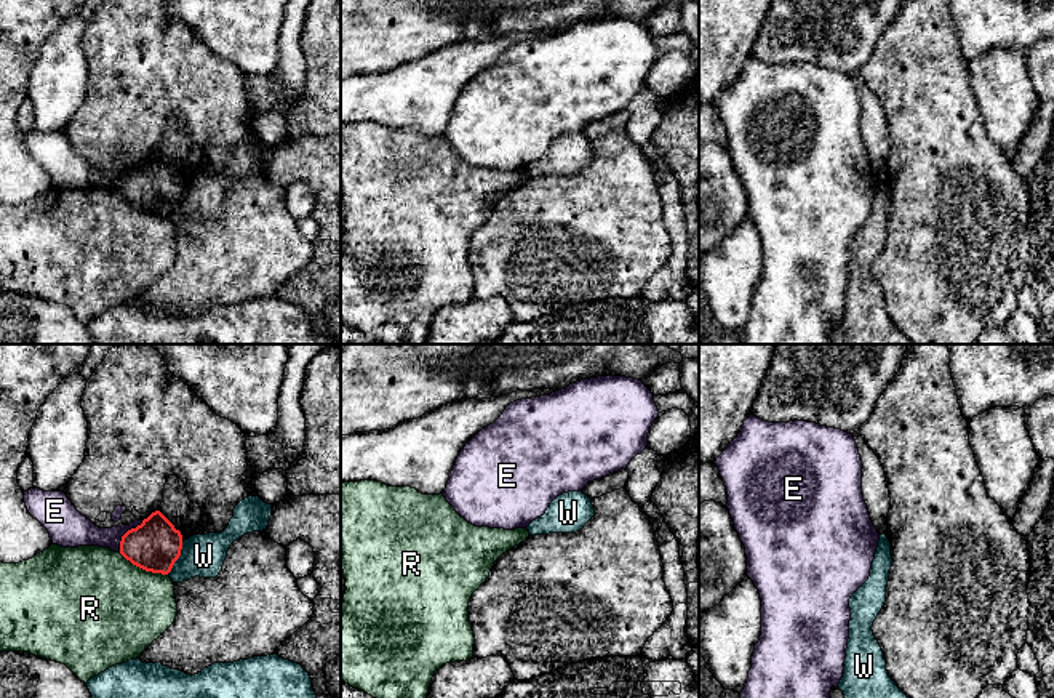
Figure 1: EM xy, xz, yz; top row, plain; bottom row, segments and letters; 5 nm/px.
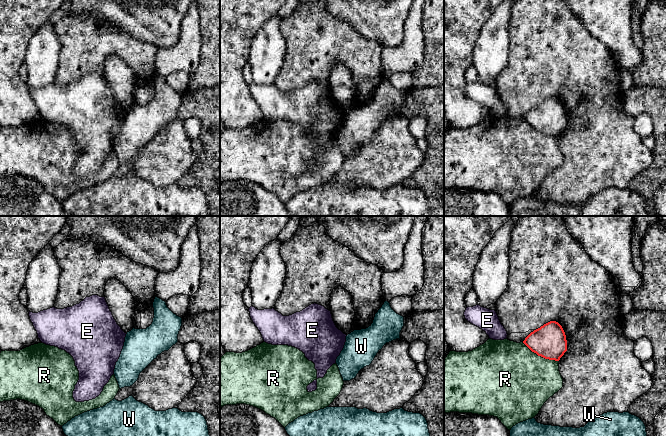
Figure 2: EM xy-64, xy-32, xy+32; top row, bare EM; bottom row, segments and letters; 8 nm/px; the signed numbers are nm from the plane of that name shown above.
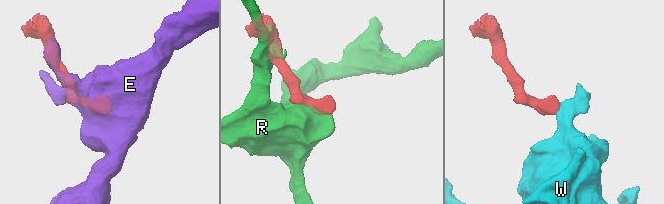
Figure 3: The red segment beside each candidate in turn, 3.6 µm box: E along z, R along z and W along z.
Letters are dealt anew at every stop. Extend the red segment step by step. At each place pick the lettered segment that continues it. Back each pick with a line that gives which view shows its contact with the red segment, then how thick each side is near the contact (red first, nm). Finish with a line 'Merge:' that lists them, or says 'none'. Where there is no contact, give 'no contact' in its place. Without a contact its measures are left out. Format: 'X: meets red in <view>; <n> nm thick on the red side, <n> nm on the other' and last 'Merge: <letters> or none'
Merge: none

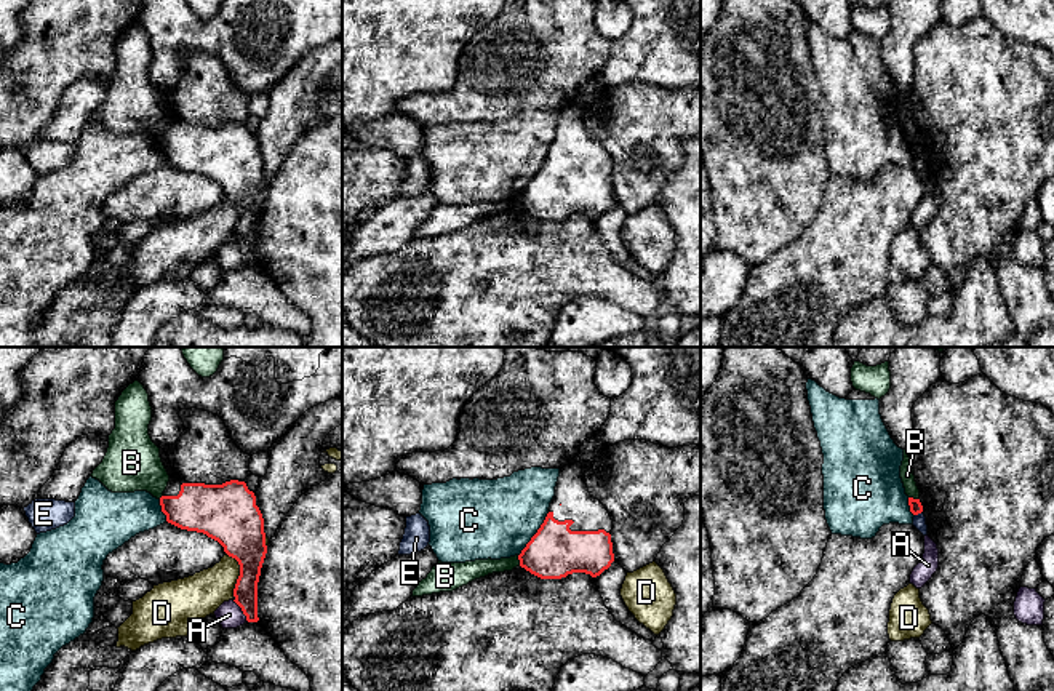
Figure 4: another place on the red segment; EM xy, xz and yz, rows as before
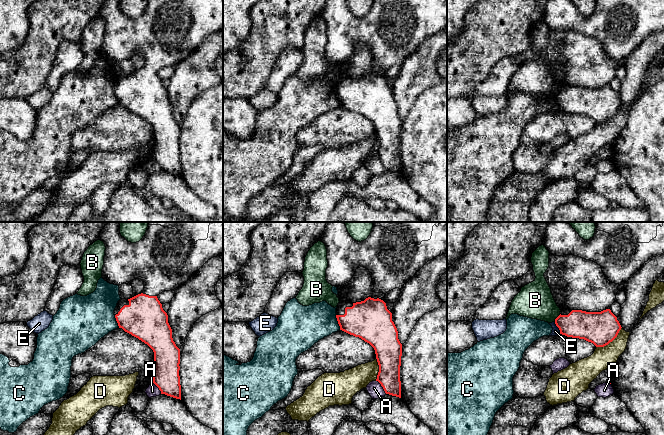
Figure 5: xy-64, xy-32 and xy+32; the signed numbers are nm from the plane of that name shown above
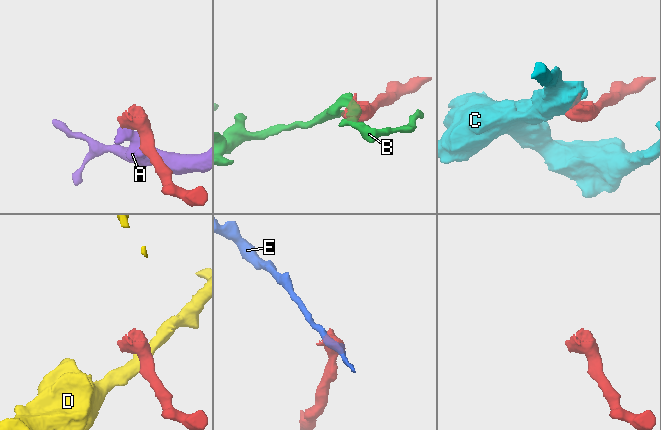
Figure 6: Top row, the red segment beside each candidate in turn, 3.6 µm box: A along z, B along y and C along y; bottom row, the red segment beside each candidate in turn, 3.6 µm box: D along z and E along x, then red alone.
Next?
Merge: none

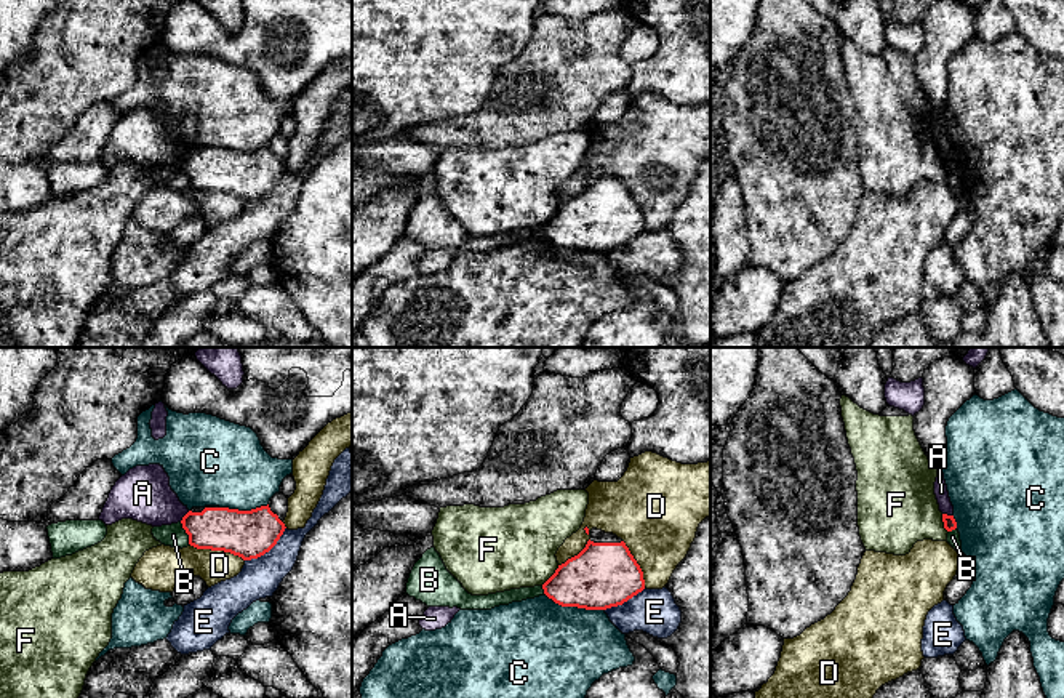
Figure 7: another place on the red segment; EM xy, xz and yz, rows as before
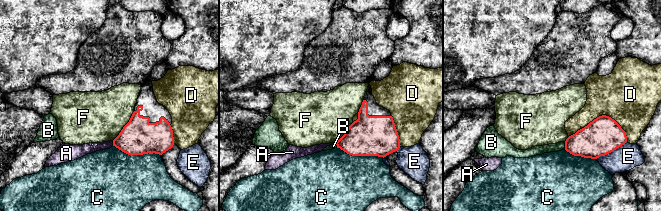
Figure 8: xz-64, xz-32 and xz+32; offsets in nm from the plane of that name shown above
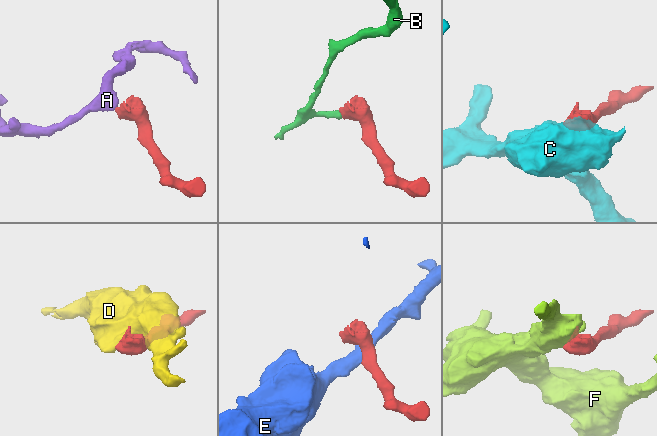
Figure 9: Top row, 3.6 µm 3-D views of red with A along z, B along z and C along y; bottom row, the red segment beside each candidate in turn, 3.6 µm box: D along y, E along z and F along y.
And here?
Merge: none

